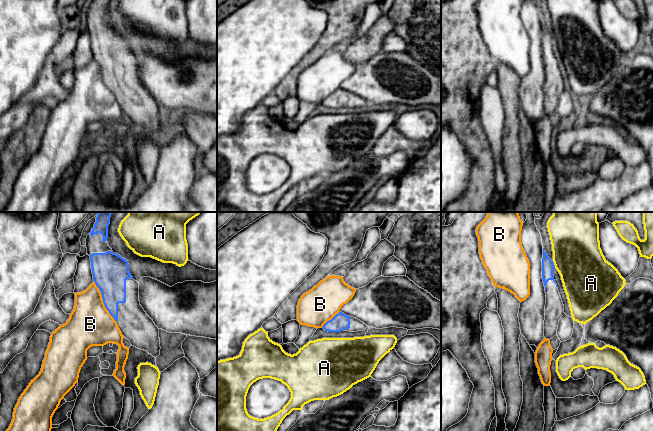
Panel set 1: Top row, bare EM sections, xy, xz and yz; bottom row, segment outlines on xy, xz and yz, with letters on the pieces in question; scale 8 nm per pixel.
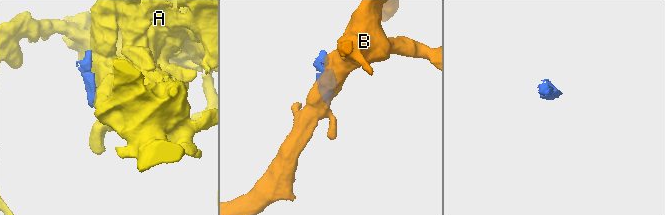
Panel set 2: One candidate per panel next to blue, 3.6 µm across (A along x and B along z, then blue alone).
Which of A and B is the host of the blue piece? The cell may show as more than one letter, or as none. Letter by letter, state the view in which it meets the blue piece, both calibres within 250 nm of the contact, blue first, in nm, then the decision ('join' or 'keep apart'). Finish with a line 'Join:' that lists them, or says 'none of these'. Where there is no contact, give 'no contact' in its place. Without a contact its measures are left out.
A: yz | 100/400 nm | keep apart
B: xy | 300/360 nm | keep apart
Join: none of these

